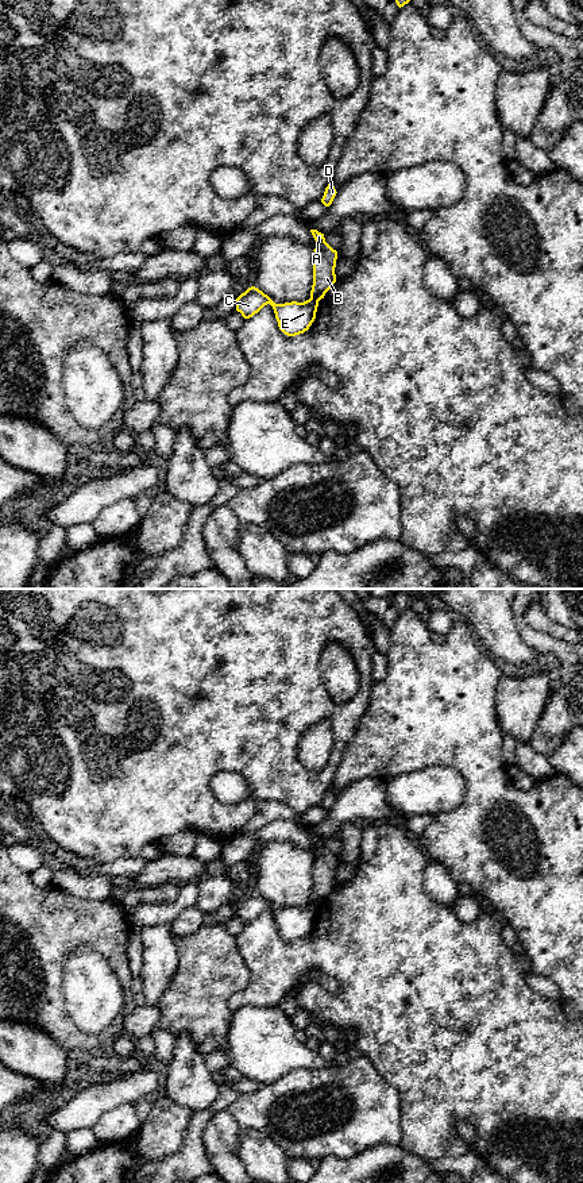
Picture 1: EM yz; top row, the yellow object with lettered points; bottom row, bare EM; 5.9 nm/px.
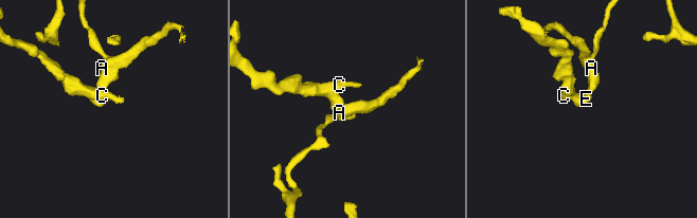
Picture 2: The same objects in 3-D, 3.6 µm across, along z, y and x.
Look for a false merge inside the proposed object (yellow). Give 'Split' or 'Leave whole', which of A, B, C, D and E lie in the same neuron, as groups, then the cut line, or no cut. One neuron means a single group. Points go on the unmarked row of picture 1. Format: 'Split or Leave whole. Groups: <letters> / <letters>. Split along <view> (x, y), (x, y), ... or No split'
Split. Groups: A B D / C E. Split along yz (311, 902), (319, 905)

